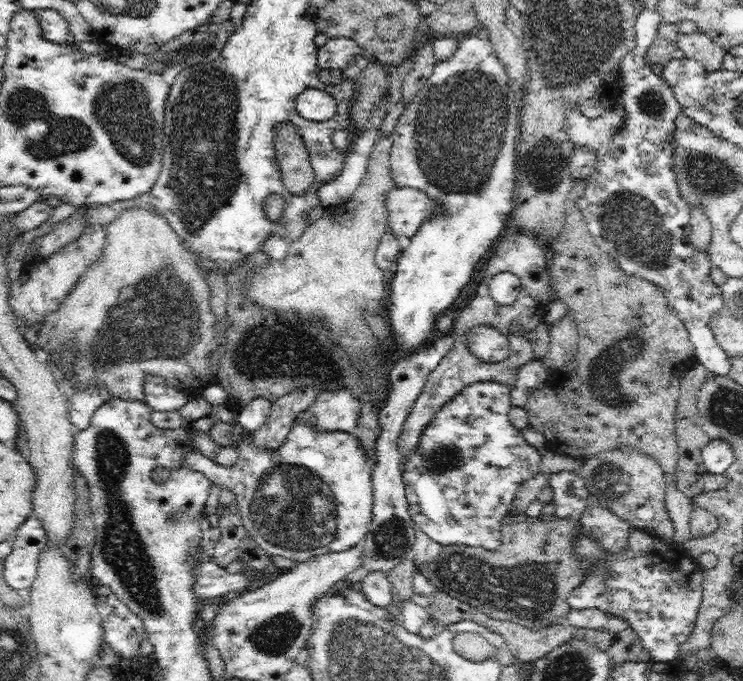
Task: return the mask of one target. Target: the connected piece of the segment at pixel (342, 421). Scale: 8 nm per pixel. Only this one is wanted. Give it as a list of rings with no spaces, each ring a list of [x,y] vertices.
[[[320,391],[303,419],[322,432],[353,433],[358,428],[360,401],[349,391]]]

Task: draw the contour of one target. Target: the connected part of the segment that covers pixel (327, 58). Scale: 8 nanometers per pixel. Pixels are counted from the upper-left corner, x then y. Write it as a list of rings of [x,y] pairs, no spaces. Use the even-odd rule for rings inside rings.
[[[336,37],[329,39],[323,46],[319,46],[317,63],[319,70],[344,70],[354,57],[364,55],[363,48],[350,37]]]

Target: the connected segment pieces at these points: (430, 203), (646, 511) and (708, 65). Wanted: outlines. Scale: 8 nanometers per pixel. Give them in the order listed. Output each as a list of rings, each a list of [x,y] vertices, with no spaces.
[[[397,187],[387,195],[388,232],[412,239],[420,226],[430,219],[439,203],[424,192],[410,187]]]
[[[616,448],[616,450],[604,451],[599,455],[592,455],[584,459],[578,474],[586,483],[586,488],[592,496],[596,496],[598,502],[616,513],[623,521],[628,521],[632,527],[644,527],[654,530],[661,535],[666,542],[674,541],[674,525],[665,505],[666,480],[660,464],[652,457],[638,451],[636,448]]]
[[[698,30],[691,34],[679,33],[676,41],[679,55],[700,61],[708,72],[721,68],[726,49],[716,44],[709,34]]]

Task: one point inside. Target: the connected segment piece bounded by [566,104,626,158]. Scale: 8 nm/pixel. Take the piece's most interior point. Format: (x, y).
(596, 134)

